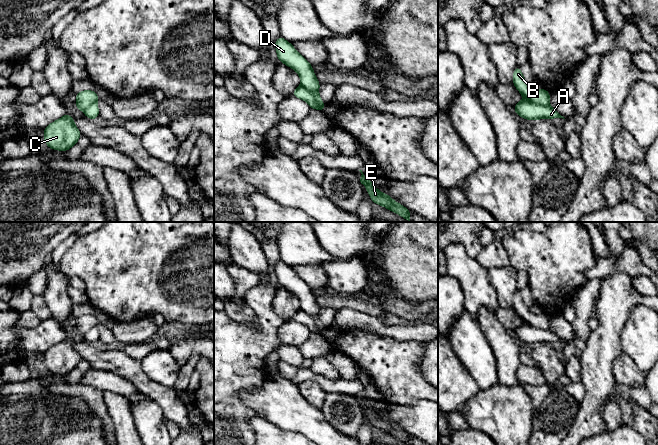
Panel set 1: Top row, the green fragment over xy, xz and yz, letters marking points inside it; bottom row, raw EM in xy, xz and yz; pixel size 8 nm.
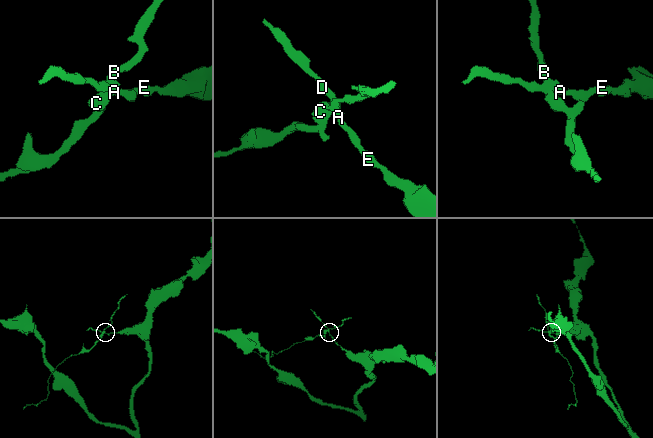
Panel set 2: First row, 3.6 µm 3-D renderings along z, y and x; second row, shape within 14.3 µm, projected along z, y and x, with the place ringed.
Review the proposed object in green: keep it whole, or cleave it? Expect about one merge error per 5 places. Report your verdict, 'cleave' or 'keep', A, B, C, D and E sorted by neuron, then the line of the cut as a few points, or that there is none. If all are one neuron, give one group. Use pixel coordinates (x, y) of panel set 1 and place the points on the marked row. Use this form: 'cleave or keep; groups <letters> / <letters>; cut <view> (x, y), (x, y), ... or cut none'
cleave; groups A D E / B C; cut xz (300, 85), (313, 94), (317, 108)

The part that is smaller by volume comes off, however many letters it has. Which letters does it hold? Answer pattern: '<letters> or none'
B, C

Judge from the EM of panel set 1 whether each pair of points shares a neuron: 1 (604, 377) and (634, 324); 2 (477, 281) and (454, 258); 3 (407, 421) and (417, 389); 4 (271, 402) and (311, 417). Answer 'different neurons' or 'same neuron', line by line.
1: different neurons
2: same neuron
3: different neurons
4: same neuron

